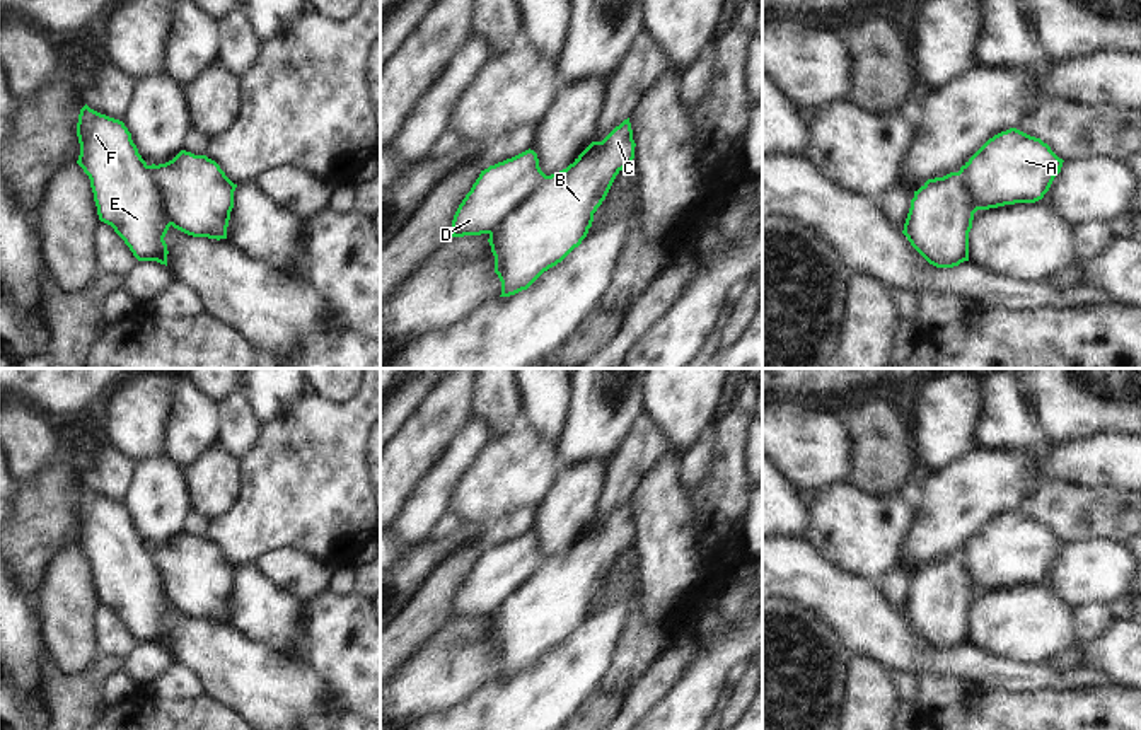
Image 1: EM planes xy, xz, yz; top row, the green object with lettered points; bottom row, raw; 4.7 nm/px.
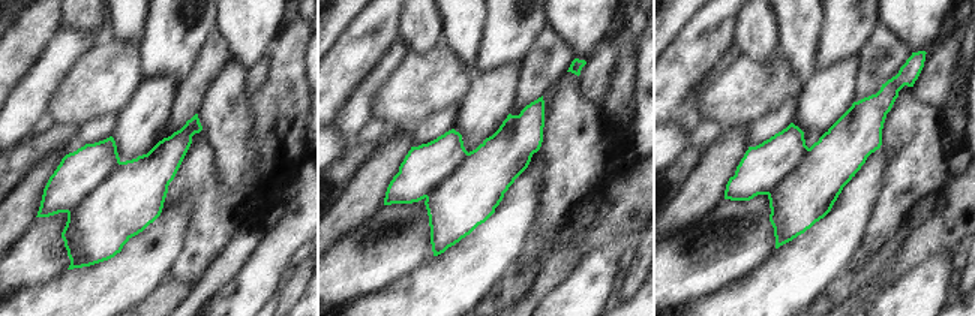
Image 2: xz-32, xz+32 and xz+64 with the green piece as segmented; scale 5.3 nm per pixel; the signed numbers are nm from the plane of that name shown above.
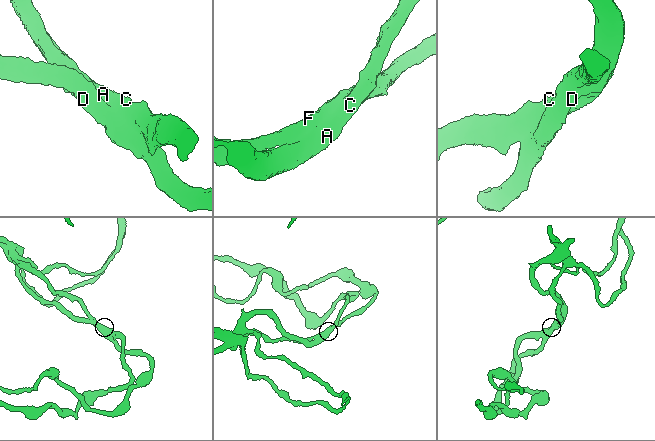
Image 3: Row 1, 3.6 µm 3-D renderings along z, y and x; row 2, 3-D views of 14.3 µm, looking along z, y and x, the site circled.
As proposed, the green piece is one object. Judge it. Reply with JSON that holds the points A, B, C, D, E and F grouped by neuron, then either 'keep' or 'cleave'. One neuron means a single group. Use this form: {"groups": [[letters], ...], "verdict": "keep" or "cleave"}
{"groups": [["A", "B", "C"], ["D", "E", "F"]], "verdict": "cleave"}

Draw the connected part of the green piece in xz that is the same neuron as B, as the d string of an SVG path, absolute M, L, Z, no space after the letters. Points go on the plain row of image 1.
M628 500L566 551L546 558L489 616L500 679L527 672L582 626L616 558L633 544L634 529Z

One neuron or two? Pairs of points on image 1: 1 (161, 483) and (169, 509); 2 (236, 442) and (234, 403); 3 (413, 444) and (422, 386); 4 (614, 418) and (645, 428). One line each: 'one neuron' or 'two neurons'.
1: one neuron
2: one neuron
3: two neurons
4: two neurons

